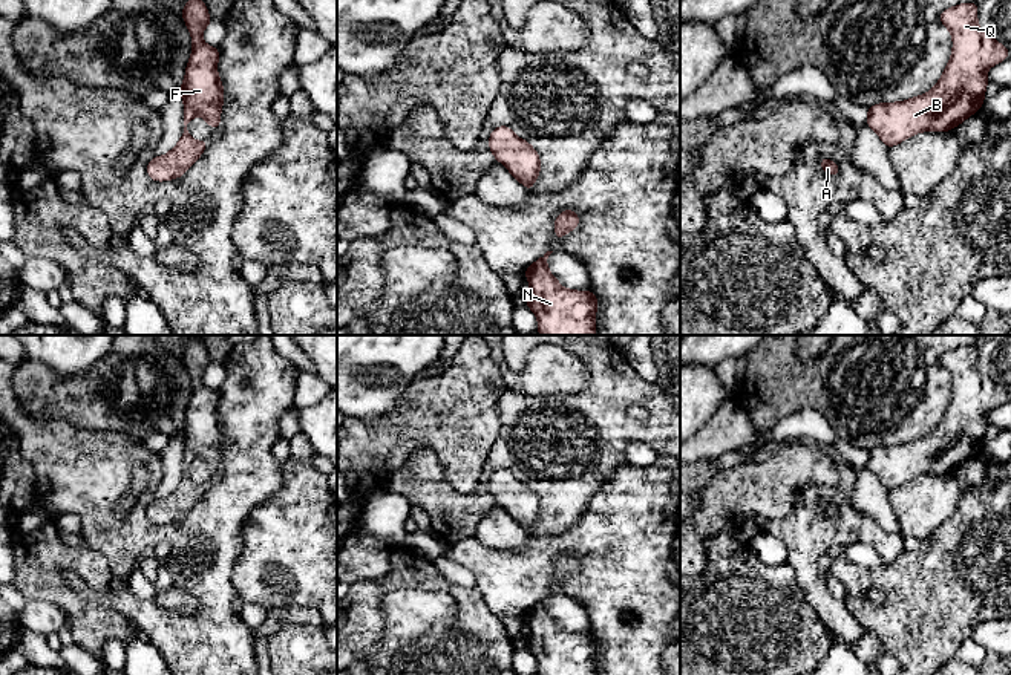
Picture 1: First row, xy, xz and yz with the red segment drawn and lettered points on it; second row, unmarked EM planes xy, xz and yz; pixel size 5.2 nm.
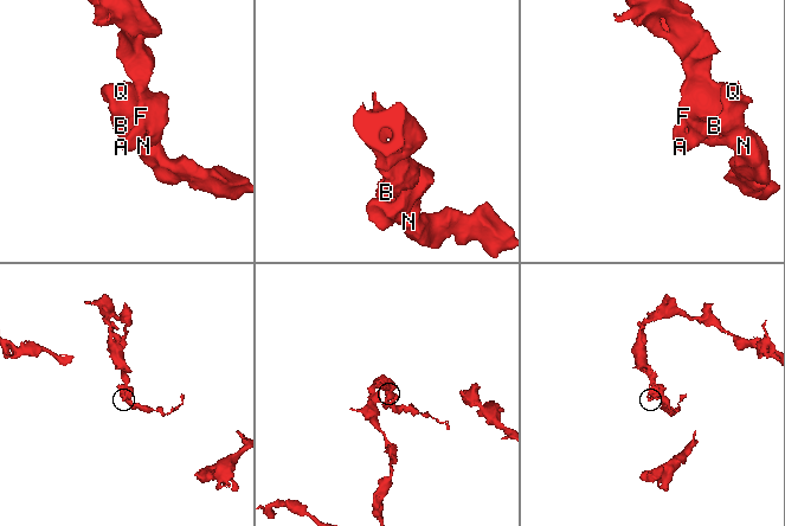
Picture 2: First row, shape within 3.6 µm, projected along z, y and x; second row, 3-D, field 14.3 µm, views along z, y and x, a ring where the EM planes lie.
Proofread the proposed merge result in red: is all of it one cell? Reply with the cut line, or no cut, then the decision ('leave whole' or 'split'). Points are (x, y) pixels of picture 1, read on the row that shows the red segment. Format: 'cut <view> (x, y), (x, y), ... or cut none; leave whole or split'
cut none; leave whole

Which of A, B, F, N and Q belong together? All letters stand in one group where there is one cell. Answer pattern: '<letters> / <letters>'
A B F N Q

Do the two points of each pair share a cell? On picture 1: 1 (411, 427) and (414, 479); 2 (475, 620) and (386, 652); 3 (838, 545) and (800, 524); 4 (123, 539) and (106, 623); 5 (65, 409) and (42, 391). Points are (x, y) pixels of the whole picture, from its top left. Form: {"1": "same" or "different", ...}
{"1": "different", "2": "different", "3": "same", "4": "different", "5": "same"}

